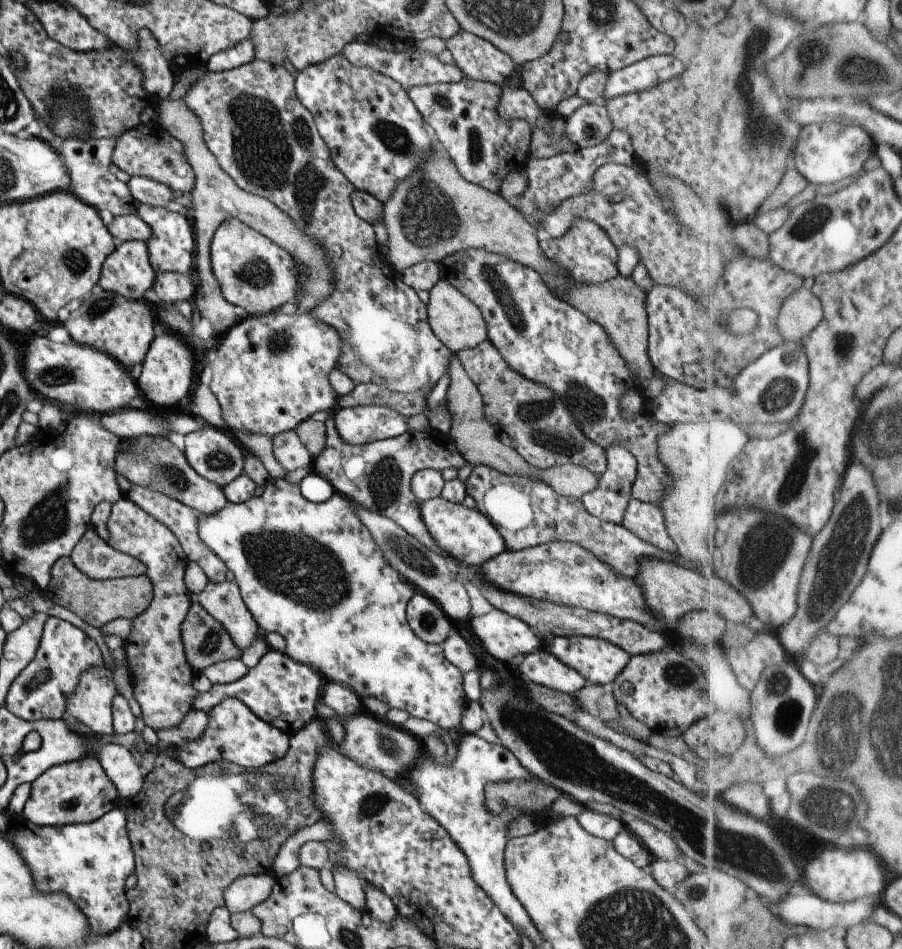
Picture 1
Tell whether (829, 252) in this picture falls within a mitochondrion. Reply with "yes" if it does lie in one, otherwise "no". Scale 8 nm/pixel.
yes

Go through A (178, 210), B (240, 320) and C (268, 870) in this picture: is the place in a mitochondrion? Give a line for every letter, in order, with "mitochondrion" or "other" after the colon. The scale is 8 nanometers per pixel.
A: other
B: other
C: other

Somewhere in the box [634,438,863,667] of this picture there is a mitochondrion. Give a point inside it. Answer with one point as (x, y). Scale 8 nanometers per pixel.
(761, 555)

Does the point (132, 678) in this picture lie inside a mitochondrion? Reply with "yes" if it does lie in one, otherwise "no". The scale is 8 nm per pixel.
no

